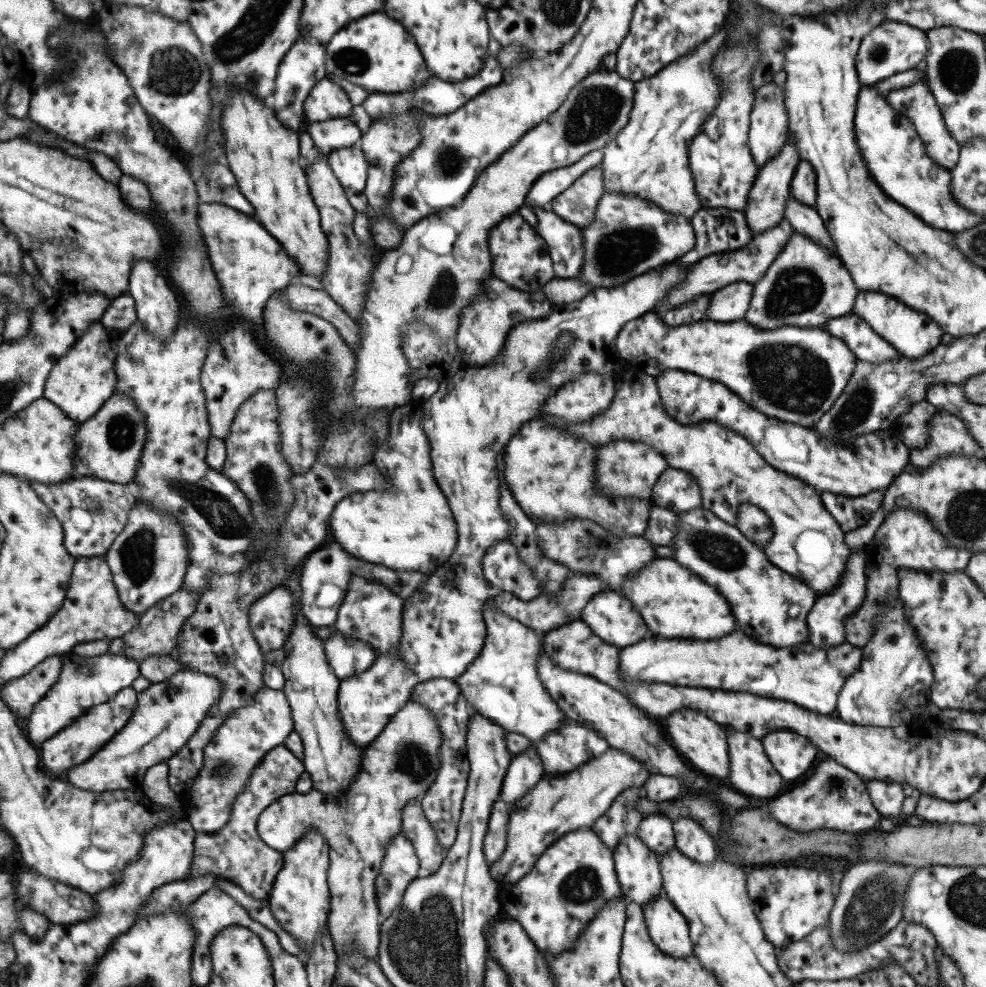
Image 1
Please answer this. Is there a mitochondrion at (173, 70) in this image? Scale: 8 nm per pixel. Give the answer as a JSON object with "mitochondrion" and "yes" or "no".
{"mitochondrion":"yes"}

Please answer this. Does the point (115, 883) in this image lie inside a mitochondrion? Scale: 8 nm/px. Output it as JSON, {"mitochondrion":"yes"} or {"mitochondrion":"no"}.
{"mitochondrion":"no"}

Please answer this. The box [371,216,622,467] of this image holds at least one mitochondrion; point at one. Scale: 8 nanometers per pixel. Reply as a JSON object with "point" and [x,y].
{"point":[440,297]}

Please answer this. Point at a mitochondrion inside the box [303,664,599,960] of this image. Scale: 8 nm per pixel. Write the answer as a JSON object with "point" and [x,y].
{"point":[412,760]}

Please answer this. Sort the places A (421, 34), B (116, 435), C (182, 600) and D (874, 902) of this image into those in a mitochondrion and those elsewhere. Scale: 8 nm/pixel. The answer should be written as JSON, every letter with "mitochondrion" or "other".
{"A":"other","B":"mitochondrion","C":"other","D":"mitochondrion"}

